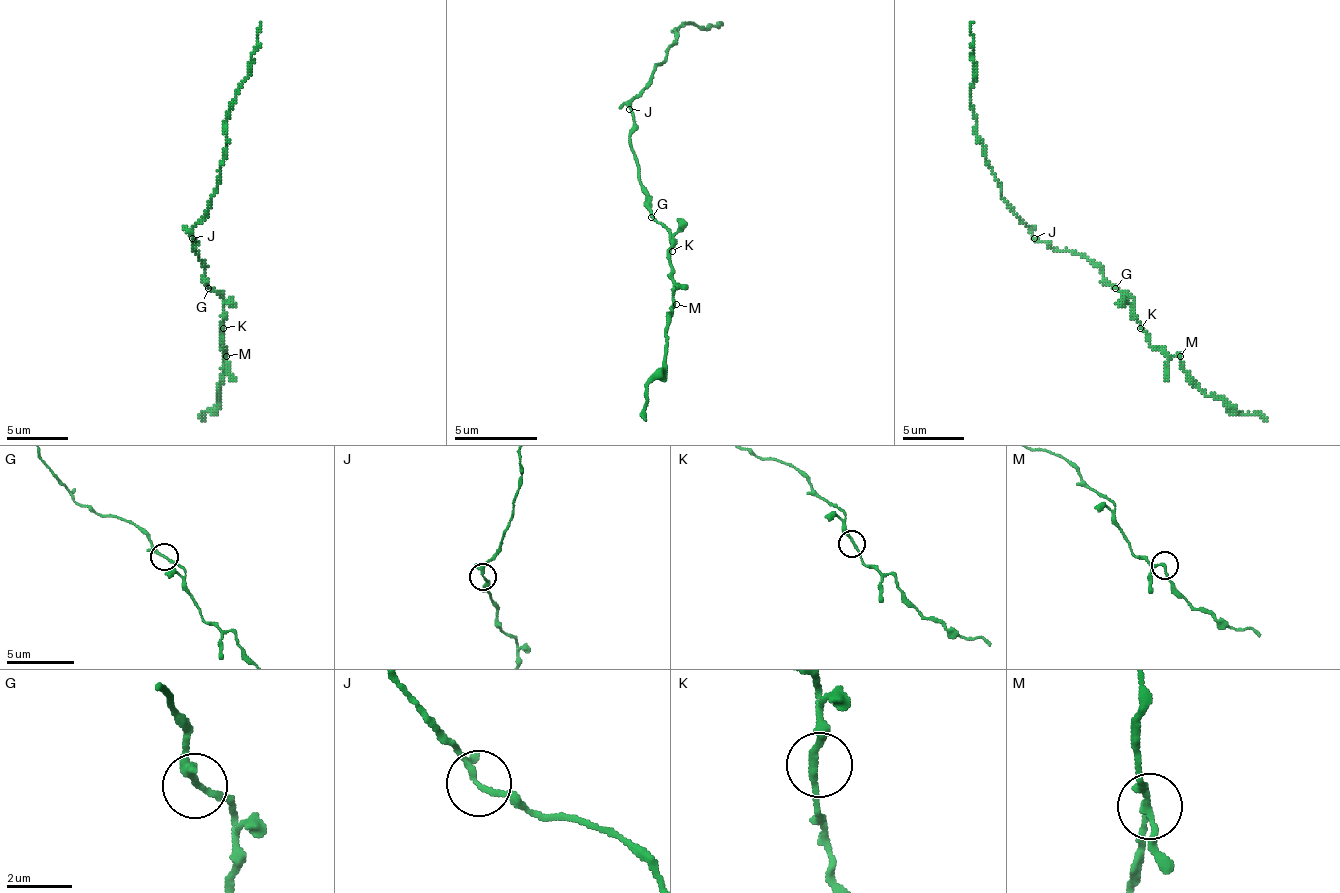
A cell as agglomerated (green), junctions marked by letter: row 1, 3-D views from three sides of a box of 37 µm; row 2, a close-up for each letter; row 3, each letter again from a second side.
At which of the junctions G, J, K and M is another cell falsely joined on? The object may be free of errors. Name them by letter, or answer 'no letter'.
no letter

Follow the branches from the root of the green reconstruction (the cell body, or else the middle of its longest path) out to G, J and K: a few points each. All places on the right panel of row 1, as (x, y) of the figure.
G: (1066, 251), (1085, 254), (1115, 288)
J: (1066, 251), (1054, 251), (1044, 242), (1035, 238)
K: (1066, 251), (1085, 254), (1115, 288), (1134, 300), (1134, 319), (1140, 328)

